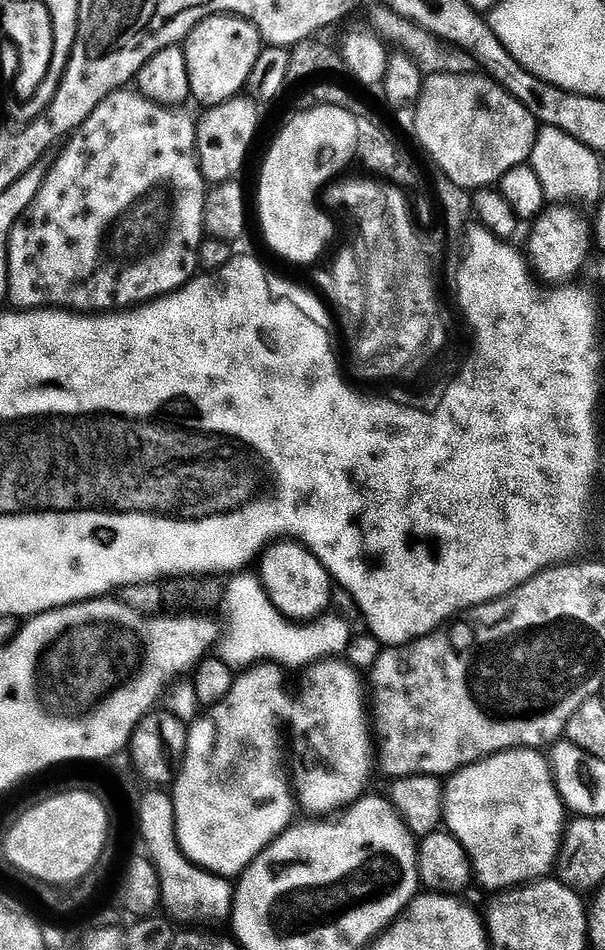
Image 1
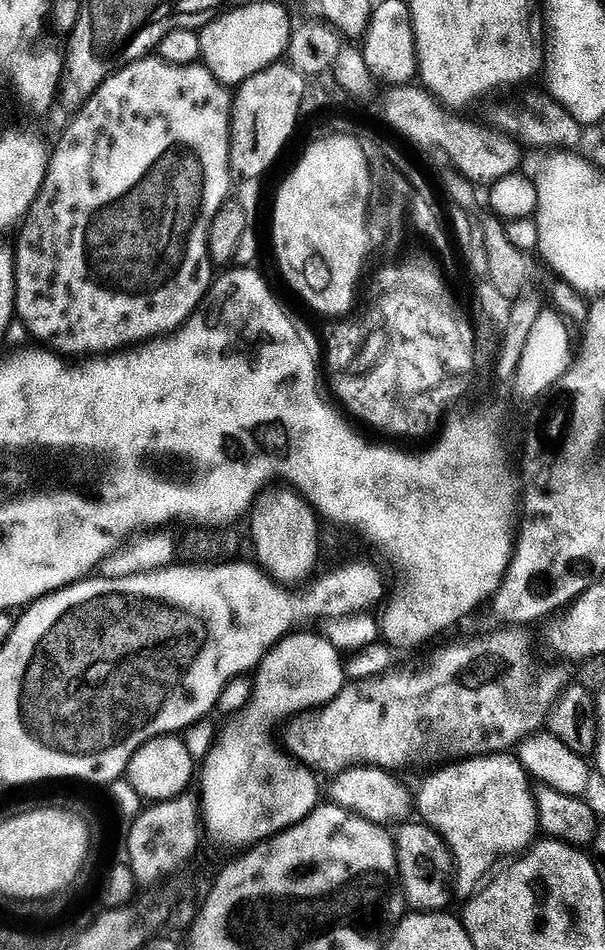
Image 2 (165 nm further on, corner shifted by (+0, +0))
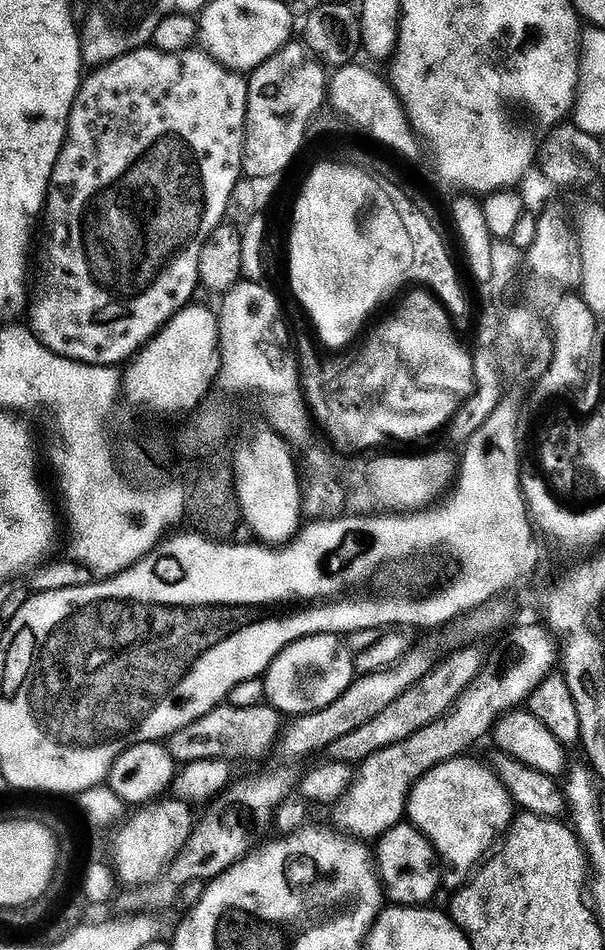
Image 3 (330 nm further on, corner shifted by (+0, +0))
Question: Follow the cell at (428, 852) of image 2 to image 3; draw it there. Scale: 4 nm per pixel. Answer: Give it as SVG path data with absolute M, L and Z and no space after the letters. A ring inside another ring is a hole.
M410 822L394 825L386 835L380 837L375 848L374 864L387 899L393 905L424 906L432 902L440 888L442 864L432 843L415 826Z

